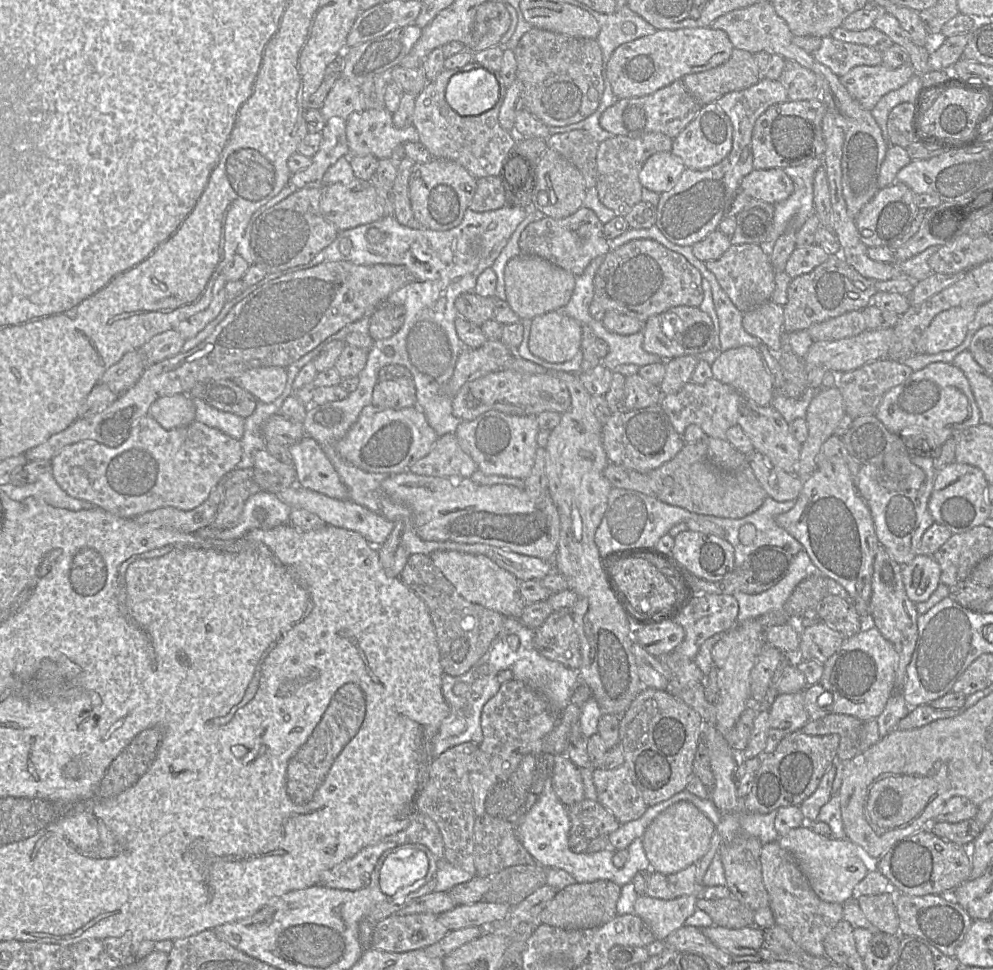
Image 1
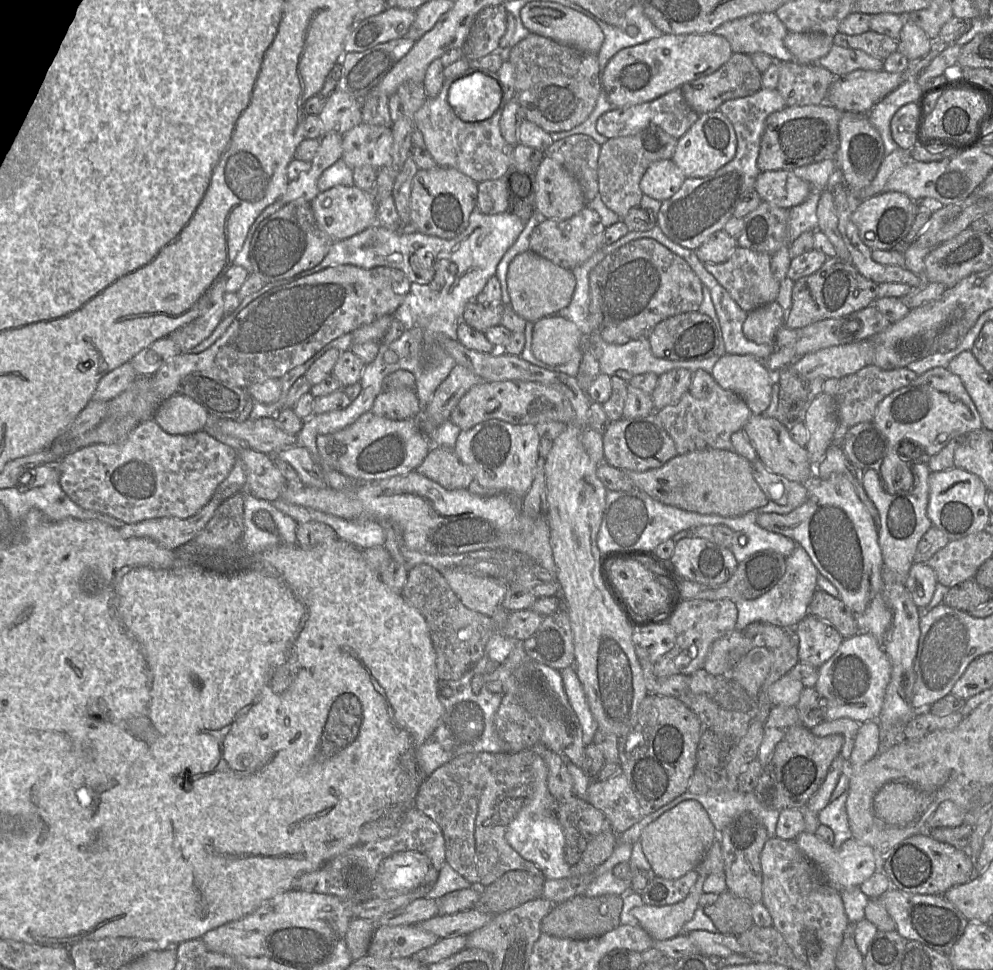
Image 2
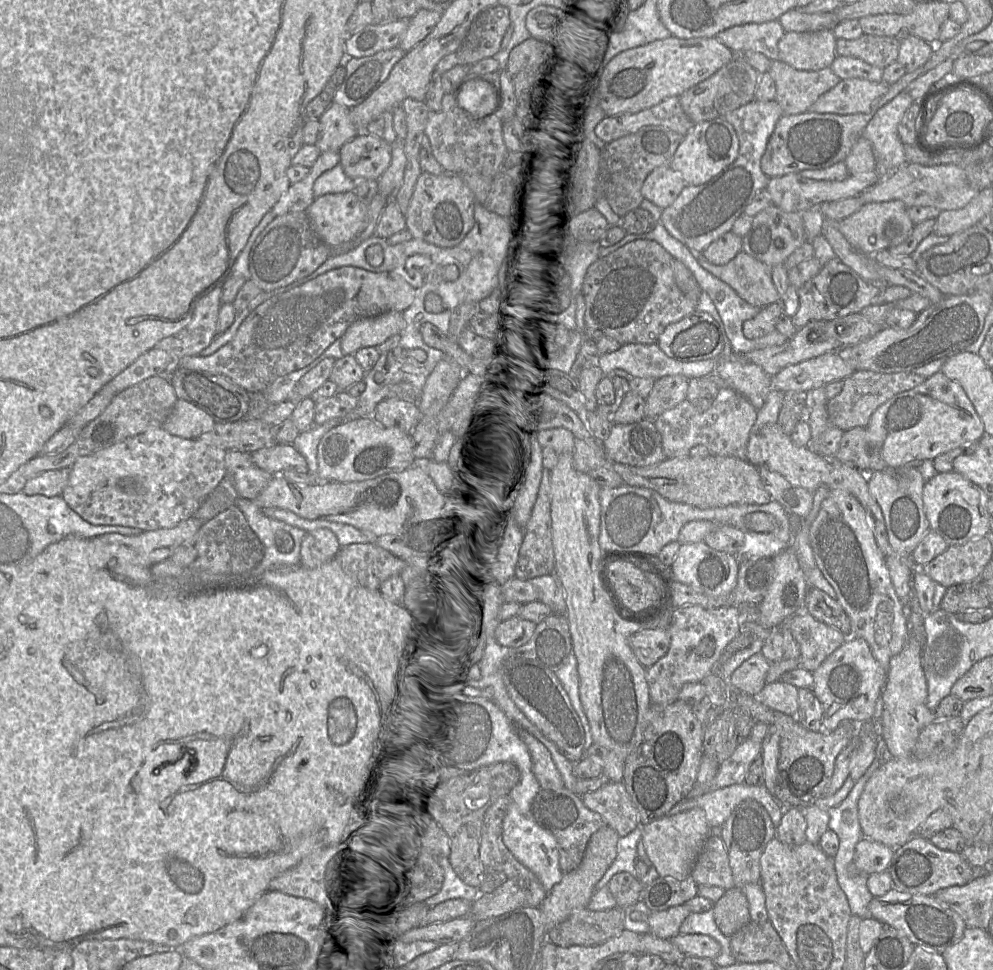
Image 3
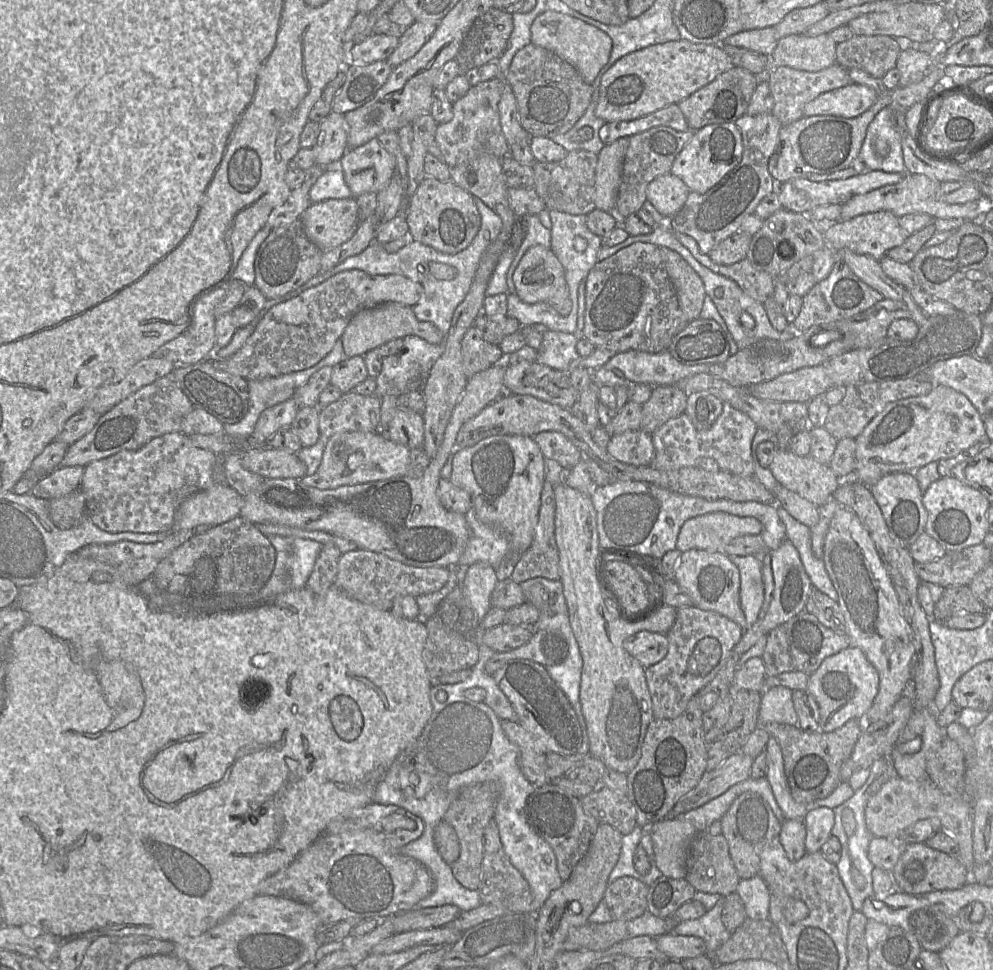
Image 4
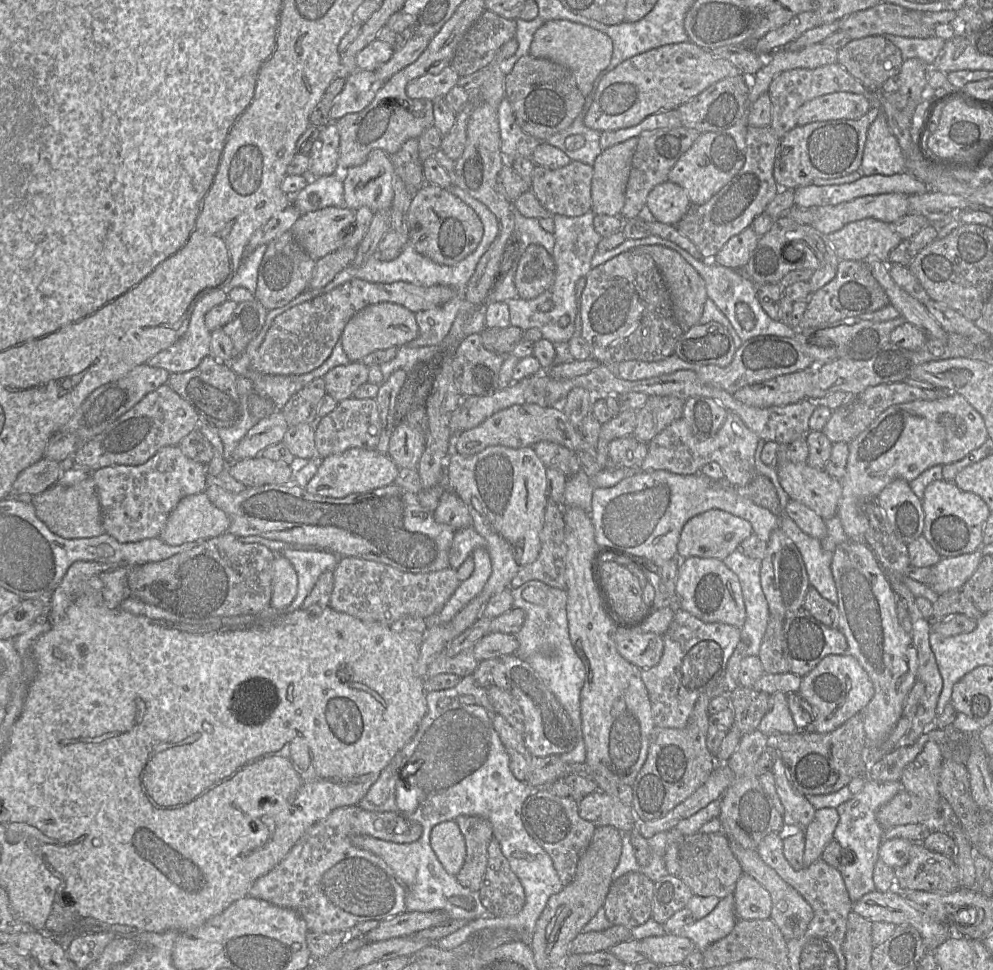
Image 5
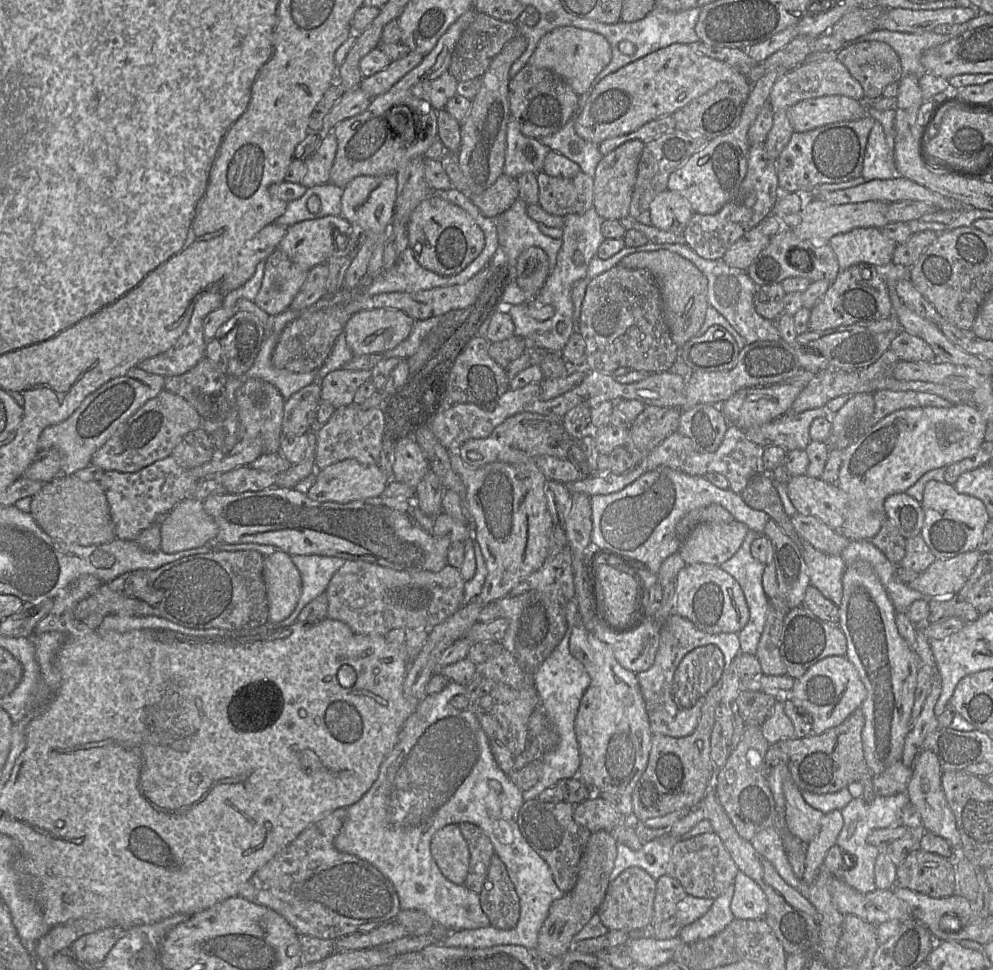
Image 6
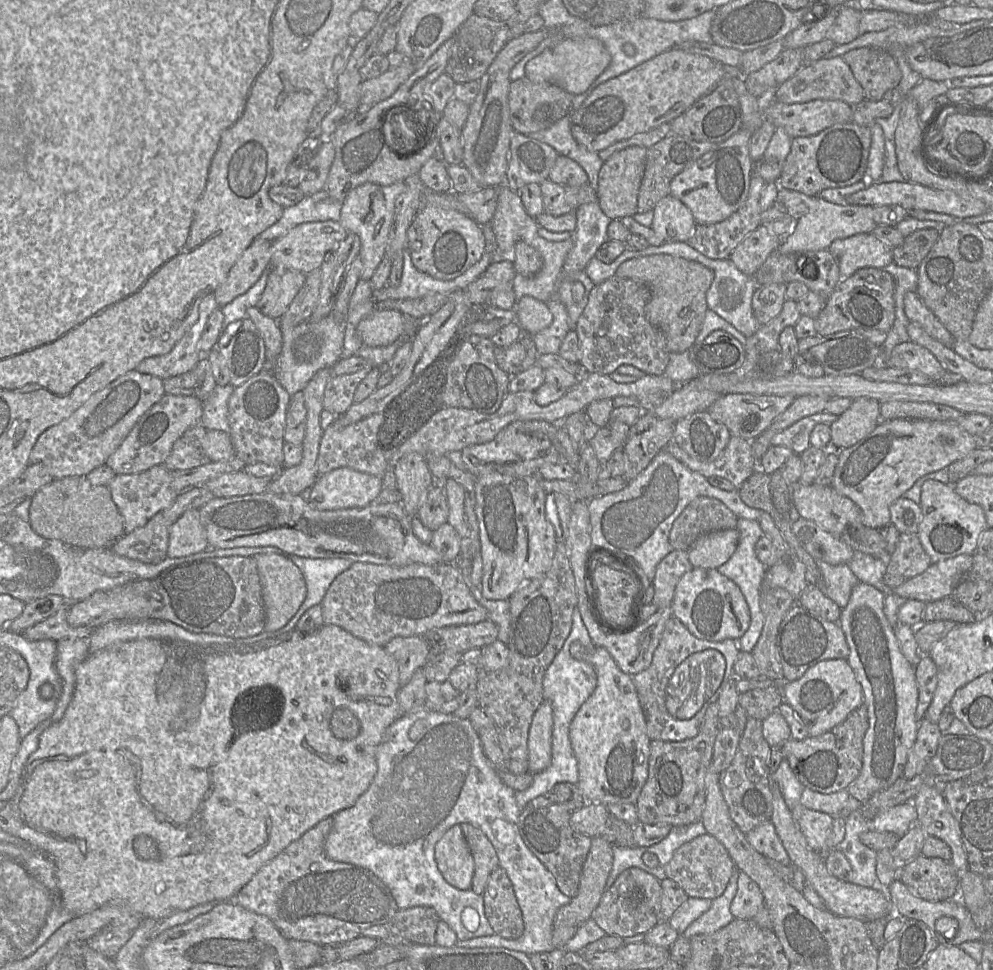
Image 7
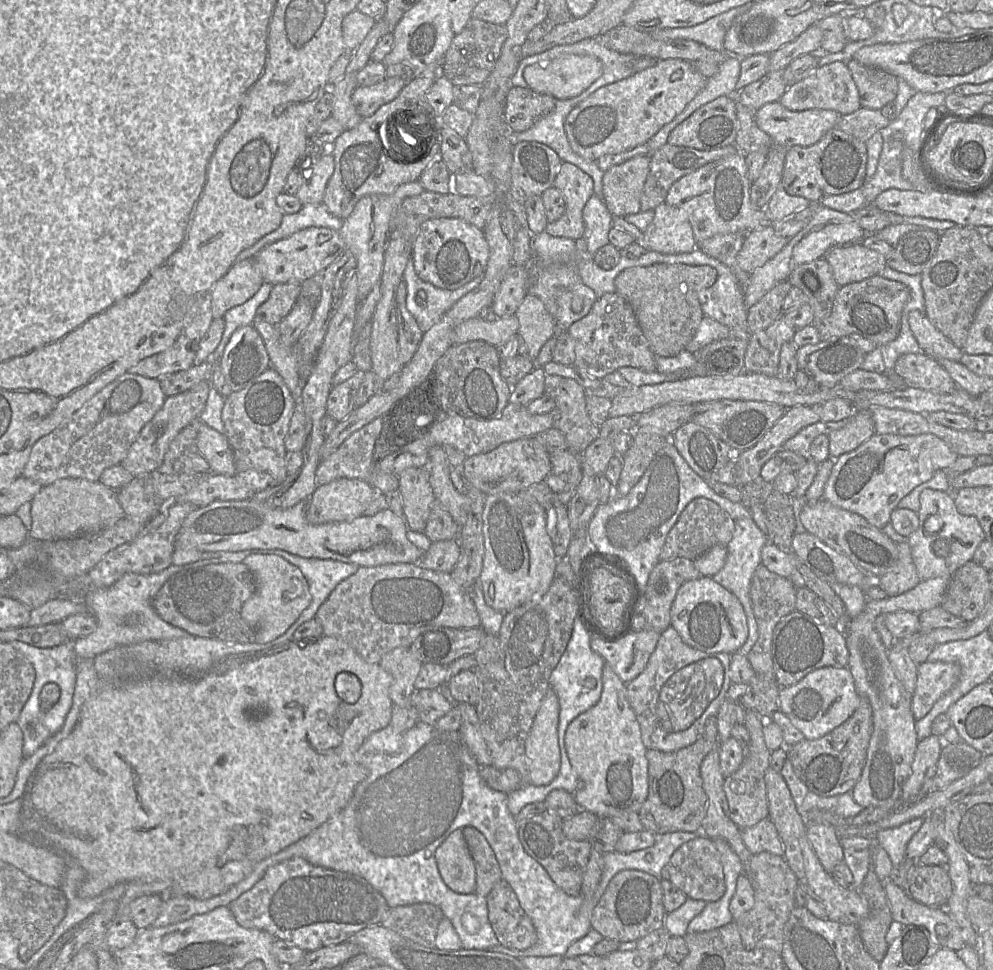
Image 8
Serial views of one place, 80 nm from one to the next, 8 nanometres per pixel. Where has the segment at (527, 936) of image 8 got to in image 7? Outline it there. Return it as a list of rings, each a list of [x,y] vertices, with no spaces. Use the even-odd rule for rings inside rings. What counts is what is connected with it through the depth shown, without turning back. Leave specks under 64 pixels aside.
[[[501,866],[490,874],[483,901],[486,918],[494,933],[506,939],[518,939],[523,935],[522,912],[512,883]]]

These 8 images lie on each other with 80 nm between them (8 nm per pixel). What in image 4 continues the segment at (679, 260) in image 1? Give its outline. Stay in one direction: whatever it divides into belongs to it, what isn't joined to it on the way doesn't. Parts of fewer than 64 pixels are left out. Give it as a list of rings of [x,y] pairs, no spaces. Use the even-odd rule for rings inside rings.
[[[635,242],[614,255],[597,262],[586,277],[583,338],[595,348],[603,347],[614,353],[638,350],[659,353],[668,349],[675,335],[688,323],[680,308],[677,293],[671,282],[660,247],[651,243]]]

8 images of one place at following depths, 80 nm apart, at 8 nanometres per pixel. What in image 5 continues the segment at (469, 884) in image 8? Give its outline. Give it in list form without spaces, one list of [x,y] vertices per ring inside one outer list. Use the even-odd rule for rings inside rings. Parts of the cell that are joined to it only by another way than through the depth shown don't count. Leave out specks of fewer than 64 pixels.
[[[453,820],[435,825],[431,831],[431,847],[444,869],[453,876],[461,870],[465,857],[465,839]]]

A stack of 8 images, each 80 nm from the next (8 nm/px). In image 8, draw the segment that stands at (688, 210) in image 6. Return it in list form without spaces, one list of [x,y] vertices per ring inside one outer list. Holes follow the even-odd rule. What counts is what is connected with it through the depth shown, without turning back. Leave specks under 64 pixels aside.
[[[666,202],[654,209],[654,218],[643,233],[646,251],[681,254],[697,247],[687,213]]]

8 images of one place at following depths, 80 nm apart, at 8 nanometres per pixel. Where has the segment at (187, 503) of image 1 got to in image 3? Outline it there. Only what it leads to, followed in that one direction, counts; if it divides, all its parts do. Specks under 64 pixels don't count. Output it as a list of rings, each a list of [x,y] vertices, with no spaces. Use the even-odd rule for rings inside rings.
[[[161,426],[127,438],[93,454],[79,457],[71,466],[62,497],[85,520],[95,525],[119,525],[151,531],[171,528],[192,517],[206,497],[226,476],[227,451],[199,439],[170,434]]]

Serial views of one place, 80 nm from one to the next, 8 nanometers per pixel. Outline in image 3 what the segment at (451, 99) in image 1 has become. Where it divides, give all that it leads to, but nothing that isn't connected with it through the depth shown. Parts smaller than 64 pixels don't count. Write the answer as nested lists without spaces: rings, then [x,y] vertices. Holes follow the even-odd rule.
[[[481,77],[469,78],[456,92],[457,102],[473,118],[492,114],[500,105],[496,88]]]

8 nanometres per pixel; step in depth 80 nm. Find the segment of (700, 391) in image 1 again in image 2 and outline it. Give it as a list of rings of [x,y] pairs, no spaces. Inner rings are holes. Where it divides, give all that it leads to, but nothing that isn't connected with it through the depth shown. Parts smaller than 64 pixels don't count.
[[[716,384],[706,398],[697,399],[688,391],[677,404],[656,411],[656,415],[673,439],[677,454],[681,455],[689,451],[688,445],[694,438],[703,439],[713,449],[732,450],[731,435],[743,429],[752,412],[737,393]]]

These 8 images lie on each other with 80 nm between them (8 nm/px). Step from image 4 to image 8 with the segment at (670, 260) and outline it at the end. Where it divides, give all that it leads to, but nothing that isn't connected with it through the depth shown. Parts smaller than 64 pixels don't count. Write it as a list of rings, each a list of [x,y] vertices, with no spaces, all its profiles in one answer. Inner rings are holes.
[[[659,263],[635,266],[622,271],[614,280],[615,290],[632,307],[638,324],[654,355],[673,356],[686,349],[703,319],[699,292],[712,286],[718,277],[708,265]]]

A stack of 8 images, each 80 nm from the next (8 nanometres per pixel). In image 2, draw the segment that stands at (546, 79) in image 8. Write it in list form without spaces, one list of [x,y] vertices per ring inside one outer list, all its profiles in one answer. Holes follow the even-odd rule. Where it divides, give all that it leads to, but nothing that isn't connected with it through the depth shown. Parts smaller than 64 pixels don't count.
[[[531,1],[521,9],[521,19],[531,33],[551,38],[586,53],[598,54],[604,42],[603,31],[593,19],[556,2]]]

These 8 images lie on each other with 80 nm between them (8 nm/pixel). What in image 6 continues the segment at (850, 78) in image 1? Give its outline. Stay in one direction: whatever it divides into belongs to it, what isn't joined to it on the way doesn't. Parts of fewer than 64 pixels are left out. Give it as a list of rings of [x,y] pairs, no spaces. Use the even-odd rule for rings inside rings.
[[[843,95],[806,99],[787,110],[788,120],[795,132],[806,132],[840,121],[855,121],[864,115],[864,101]]]

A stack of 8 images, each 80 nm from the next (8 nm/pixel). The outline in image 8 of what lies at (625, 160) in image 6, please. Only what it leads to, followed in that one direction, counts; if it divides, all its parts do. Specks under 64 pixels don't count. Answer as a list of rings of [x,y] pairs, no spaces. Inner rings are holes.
[[[640,155],[603,173],[603,201],[614,217],[637,214],[649,173],[650,156]]]

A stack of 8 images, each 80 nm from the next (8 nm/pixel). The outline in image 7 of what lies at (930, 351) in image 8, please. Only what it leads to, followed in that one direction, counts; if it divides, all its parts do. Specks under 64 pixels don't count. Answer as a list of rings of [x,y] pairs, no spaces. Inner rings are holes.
[[[908,291],[904,295],[904,311],[909,322],[920,325],[927,334],[942,344],[953,347],[953,336],[932,311],[924,305],[917,291]]]

